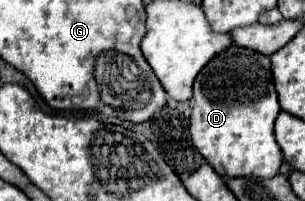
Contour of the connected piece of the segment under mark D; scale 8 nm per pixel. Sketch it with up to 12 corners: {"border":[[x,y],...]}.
{"border":[[232,44],[198,72],[192,144],[220,176],[272,178],[268,56]]}

